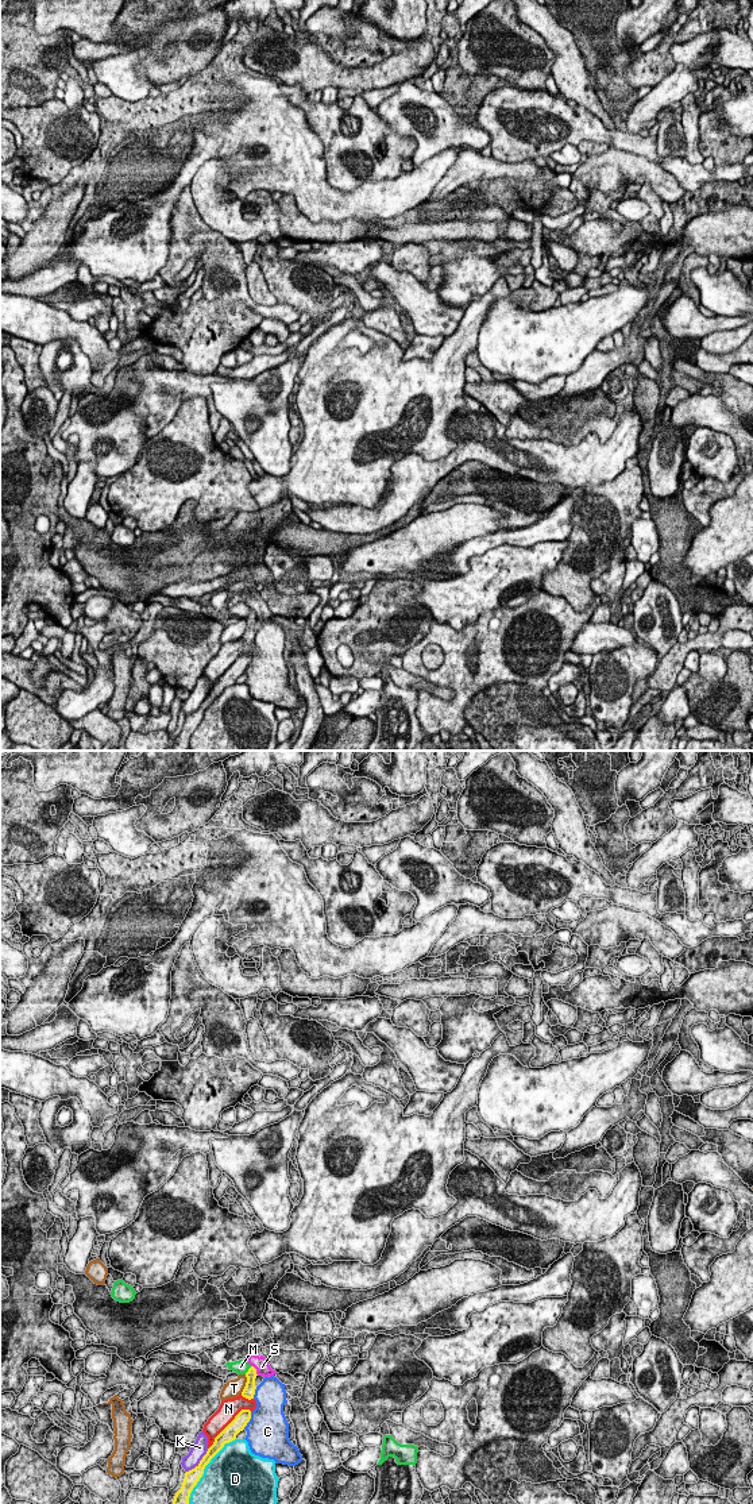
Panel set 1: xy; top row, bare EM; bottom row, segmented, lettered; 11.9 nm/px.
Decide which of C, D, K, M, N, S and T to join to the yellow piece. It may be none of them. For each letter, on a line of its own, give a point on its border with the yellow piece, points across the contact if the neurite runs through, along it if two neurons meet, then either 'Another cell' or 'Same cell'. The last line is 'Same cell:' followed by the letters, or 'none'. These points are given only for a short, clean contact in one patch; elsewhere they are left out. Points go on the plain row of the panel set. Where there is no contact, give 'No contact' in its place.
C: Touches yellow at xy (248, 664). Another cell
D: Touches yellow at xy (204, 712). Another cell
K: Touches yellow at xy (200, 706). Another cell
M: Touches yellow at xy (248, 614). Boundary: xy (251, 610), (244, 617). Another cell
N: Touches yellow at xy (228, 668). Another cell
S: Touches yellow at xy (255, 614). Boundary: xy (251, 609), (258, 619). Another cell
T: Touches yellow at xy (246, 628). Boundary: xy (246, 619), (246, 629), (240, 636). Another cell
Same cell: none

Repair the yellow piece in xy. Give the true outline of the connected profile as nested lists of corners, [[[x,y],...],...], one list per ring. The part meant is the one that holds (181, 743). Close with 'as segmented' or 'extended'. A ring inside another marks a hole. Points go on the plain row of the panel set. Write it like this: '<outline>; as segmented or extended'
[[[242,653],[235,663],[215,682],[213,689],[208,693],[200,707],[194,713],[185,717],[182,730],[174,740],[173,751],[186,751],[189,748],[190,737],[202,721],[205,710],[224,691],[225,687],[236,683],[236,679],[244,674],[250,663],[251,655]]]; as segmented

